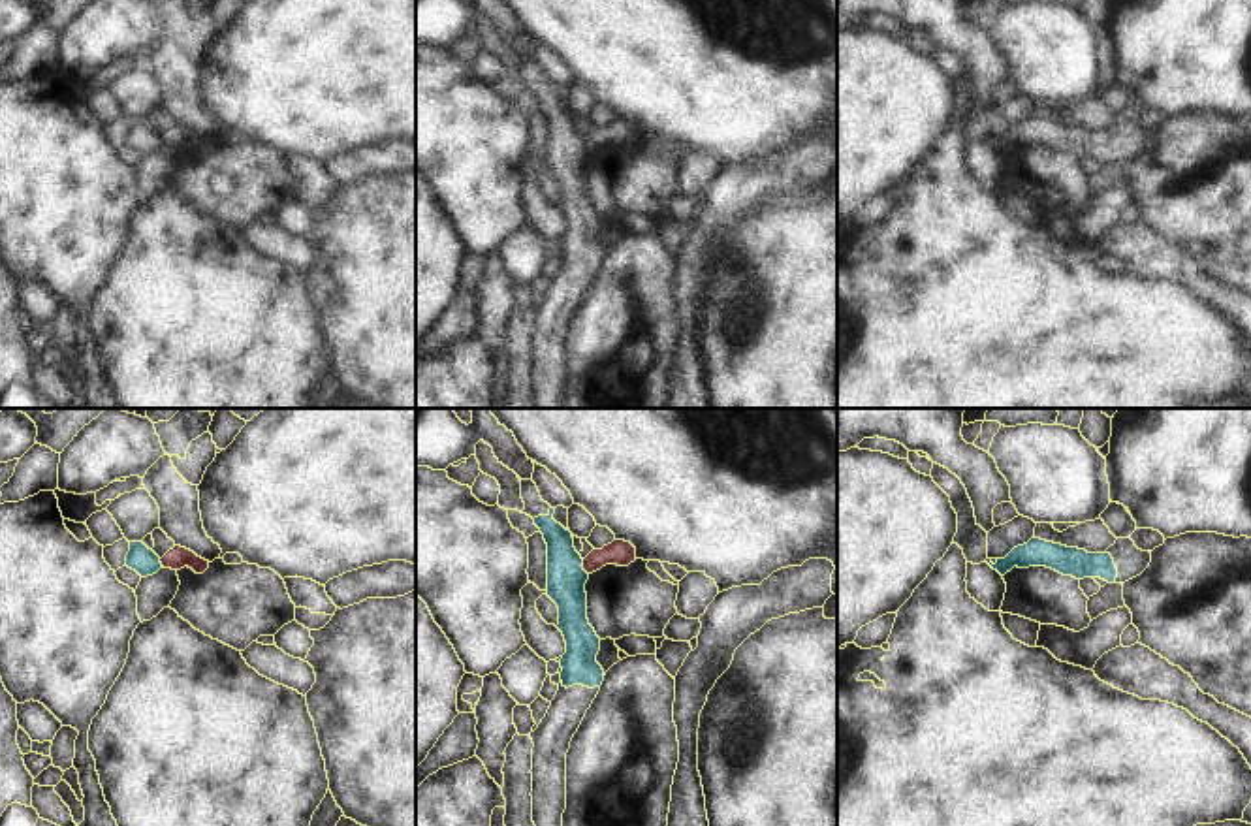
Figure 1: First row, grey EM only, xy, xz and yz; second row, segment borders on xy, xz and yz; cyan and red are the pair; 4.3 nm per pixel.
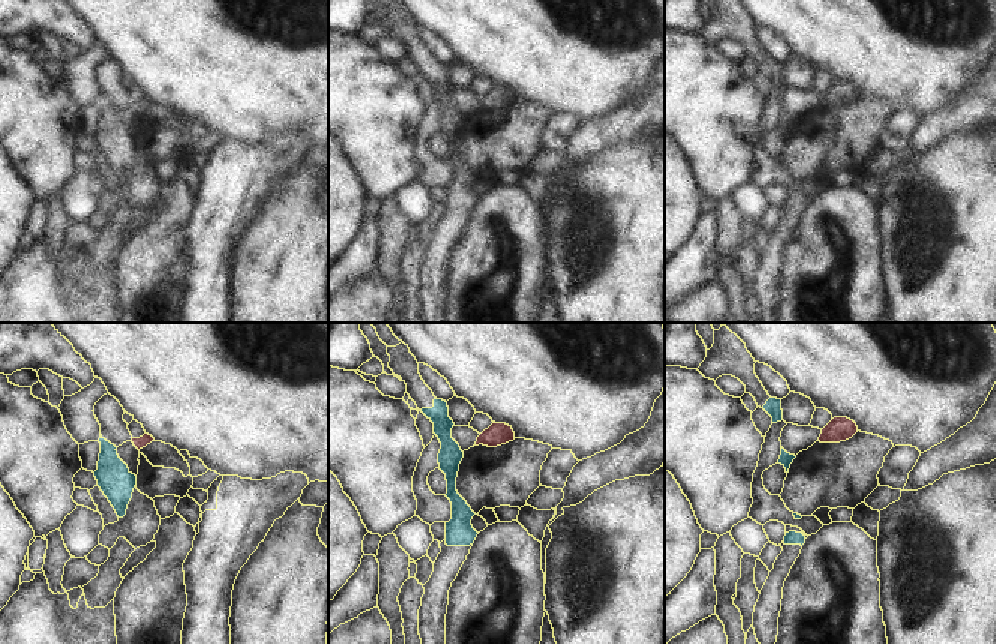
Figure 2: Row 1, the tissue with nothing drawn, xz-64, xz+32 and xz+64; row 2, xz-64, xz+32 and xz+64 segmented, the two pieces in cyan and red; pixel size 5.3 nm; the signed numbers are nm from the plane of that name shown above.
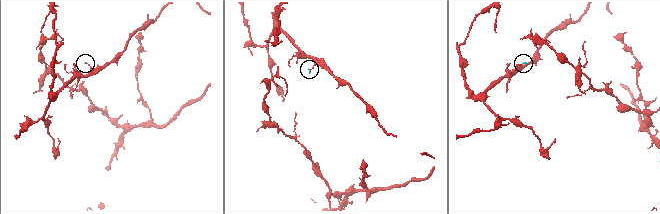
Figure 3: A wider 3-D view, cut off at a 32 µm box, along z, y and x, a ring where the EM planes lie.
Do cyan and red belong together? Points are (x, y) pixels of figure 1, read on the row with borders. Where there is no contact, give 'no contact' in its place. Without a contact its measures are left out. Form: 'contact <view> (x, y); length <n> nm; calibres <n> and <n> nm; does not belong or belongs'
contact xz (582, 567); length 80 nm; calibres 160 and 110 nm; does not belong

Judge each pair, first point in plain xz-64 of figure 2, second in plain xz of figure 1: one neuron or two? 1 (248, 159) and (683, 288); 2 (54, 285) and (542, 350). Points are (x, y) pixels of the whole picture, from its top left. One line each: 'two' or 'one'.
1: one
2: two

